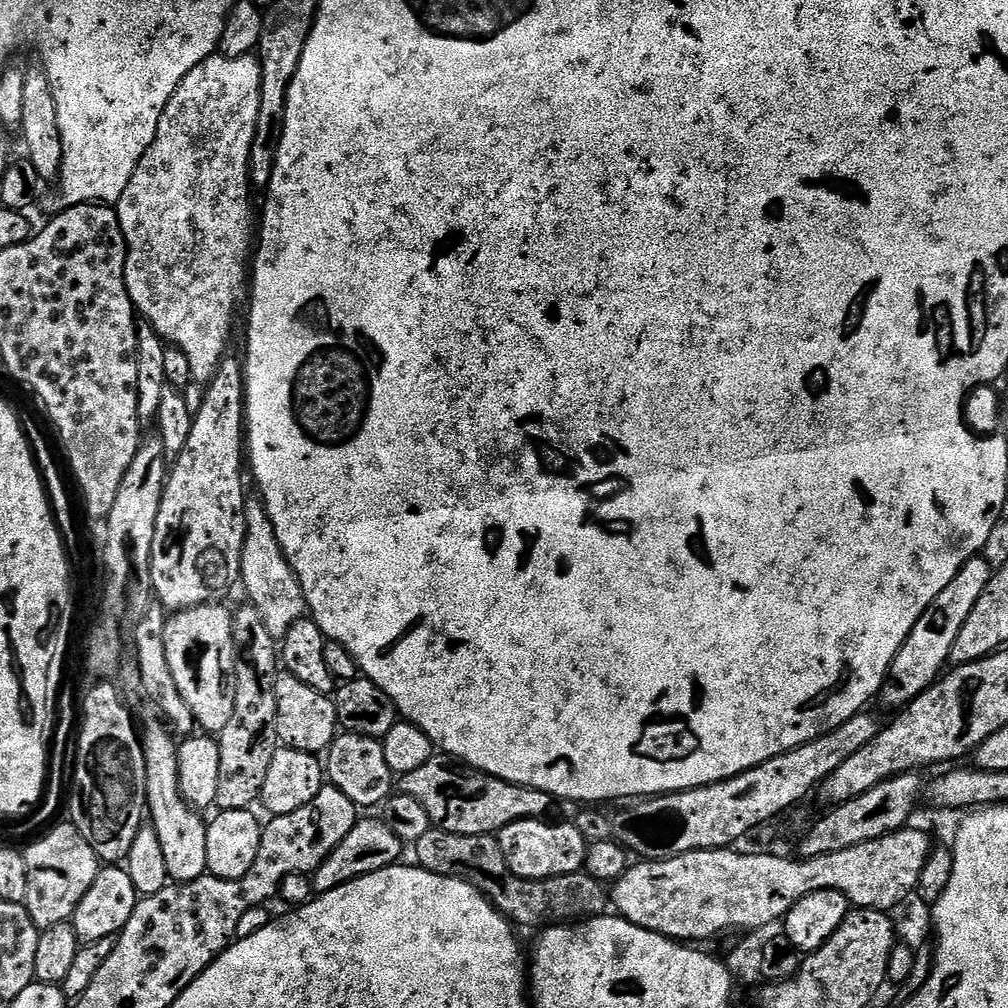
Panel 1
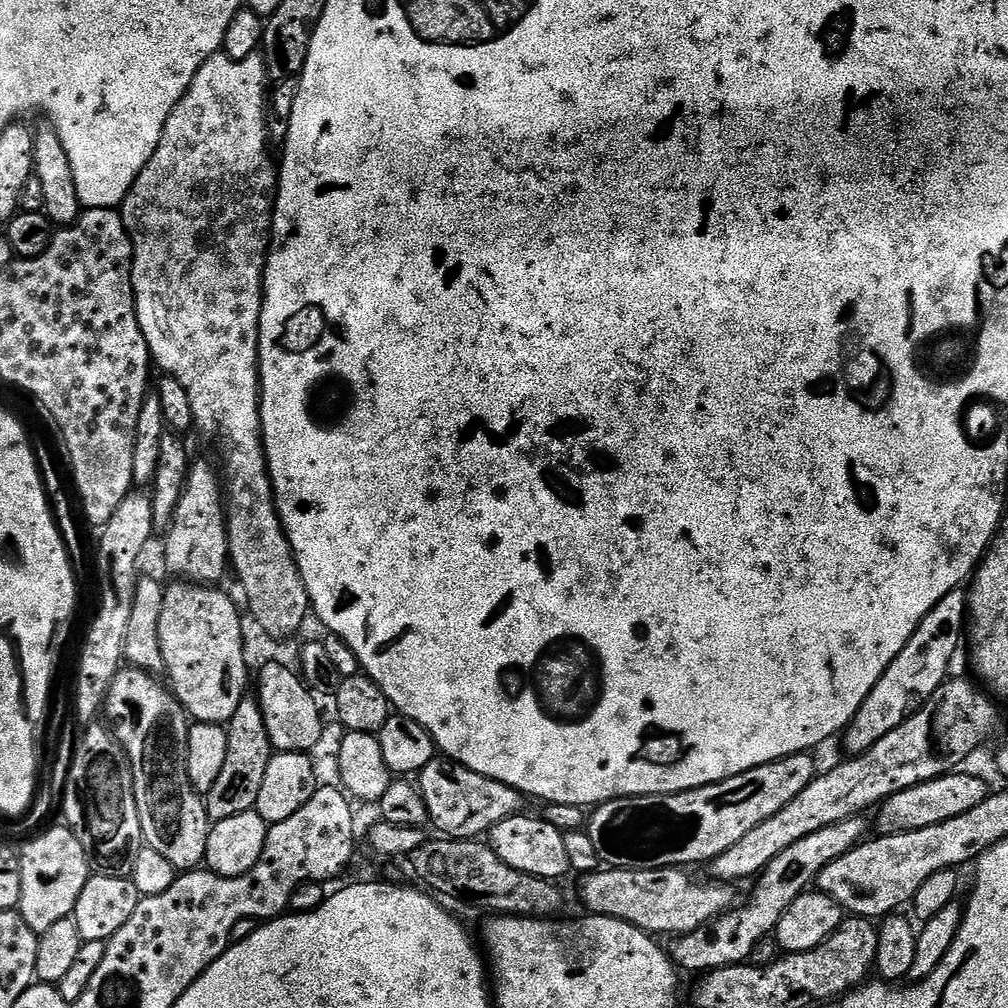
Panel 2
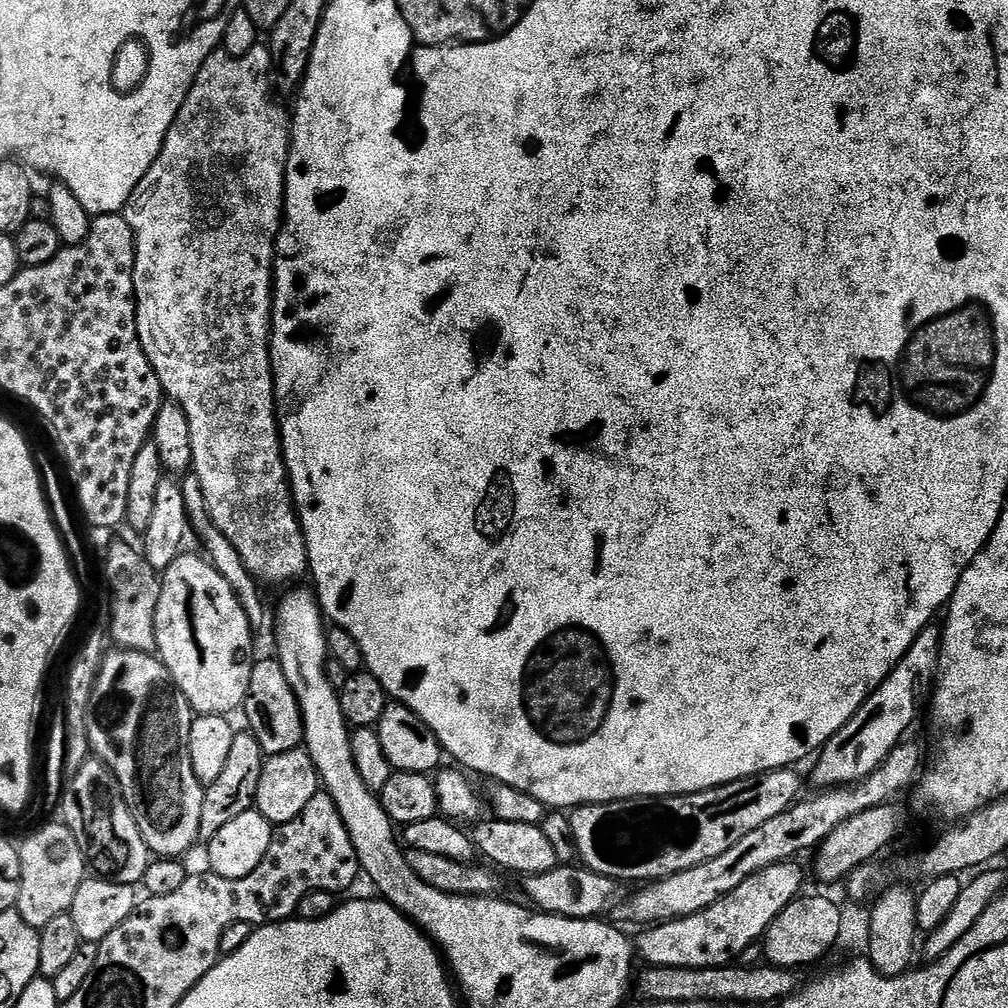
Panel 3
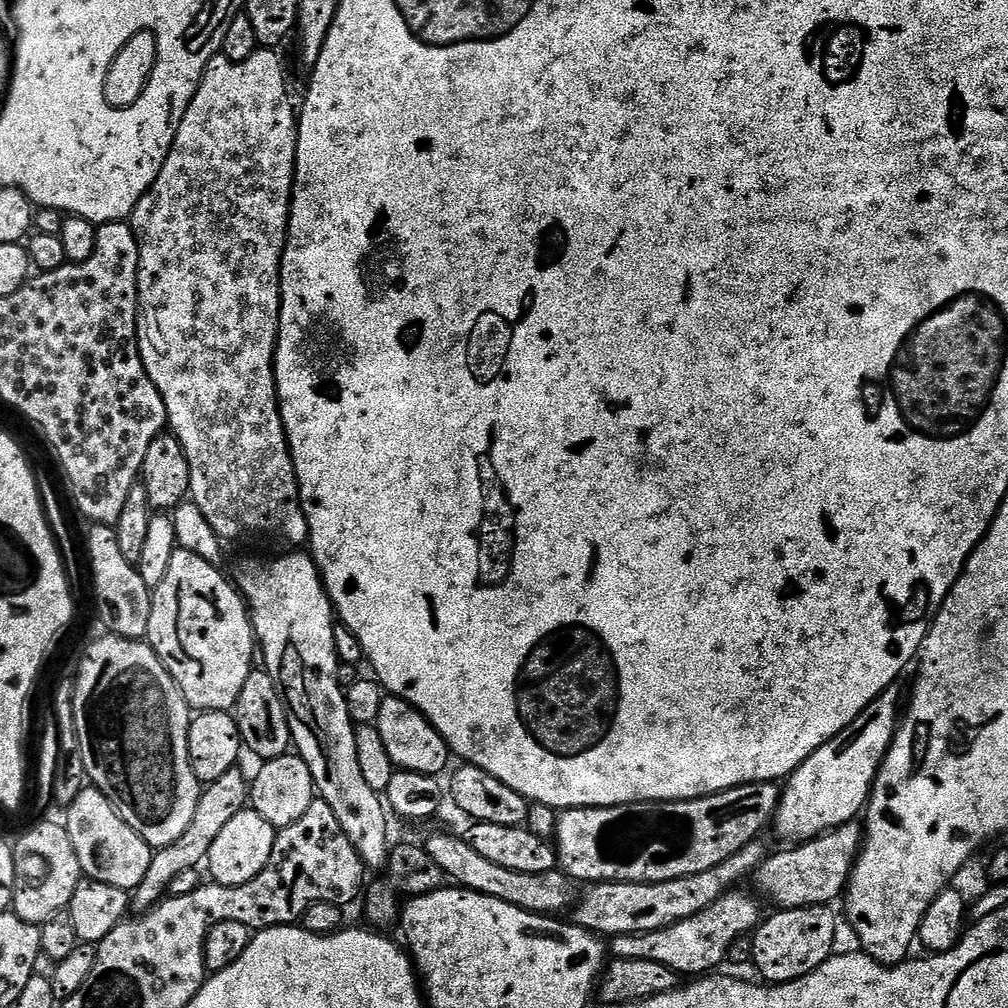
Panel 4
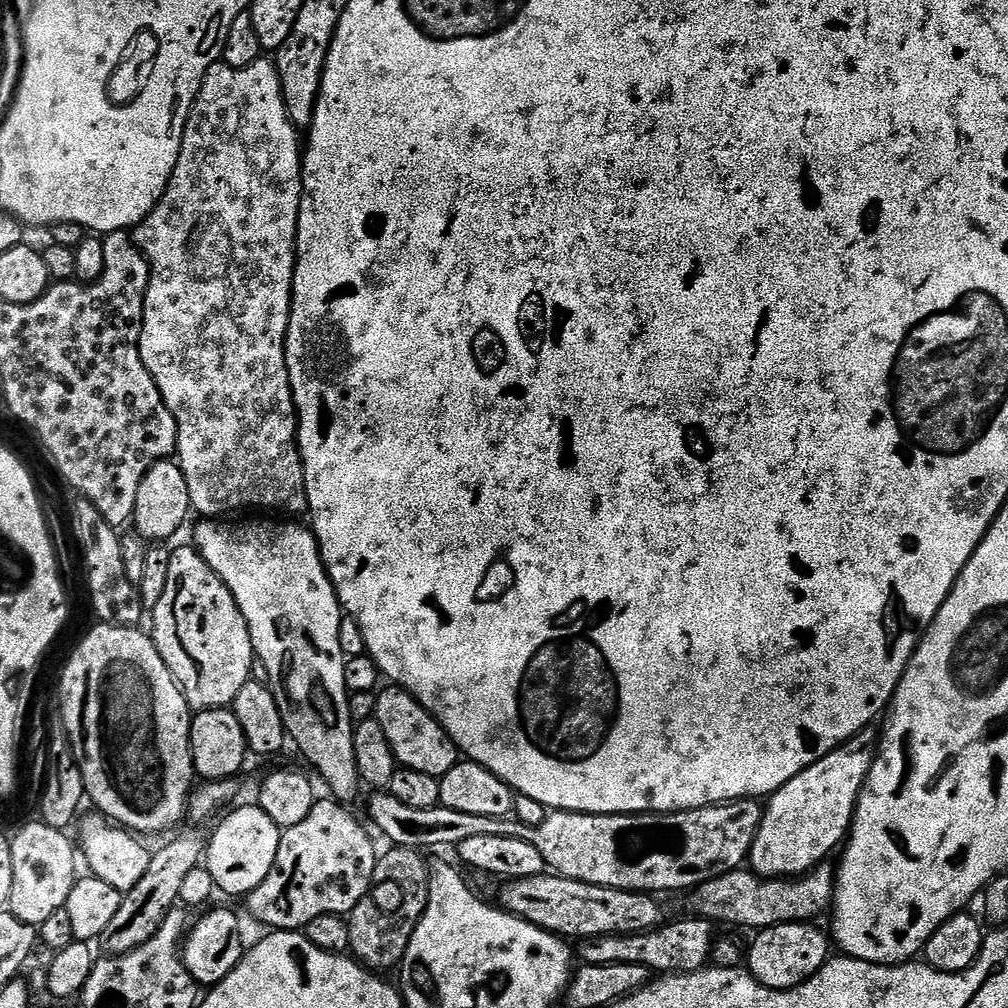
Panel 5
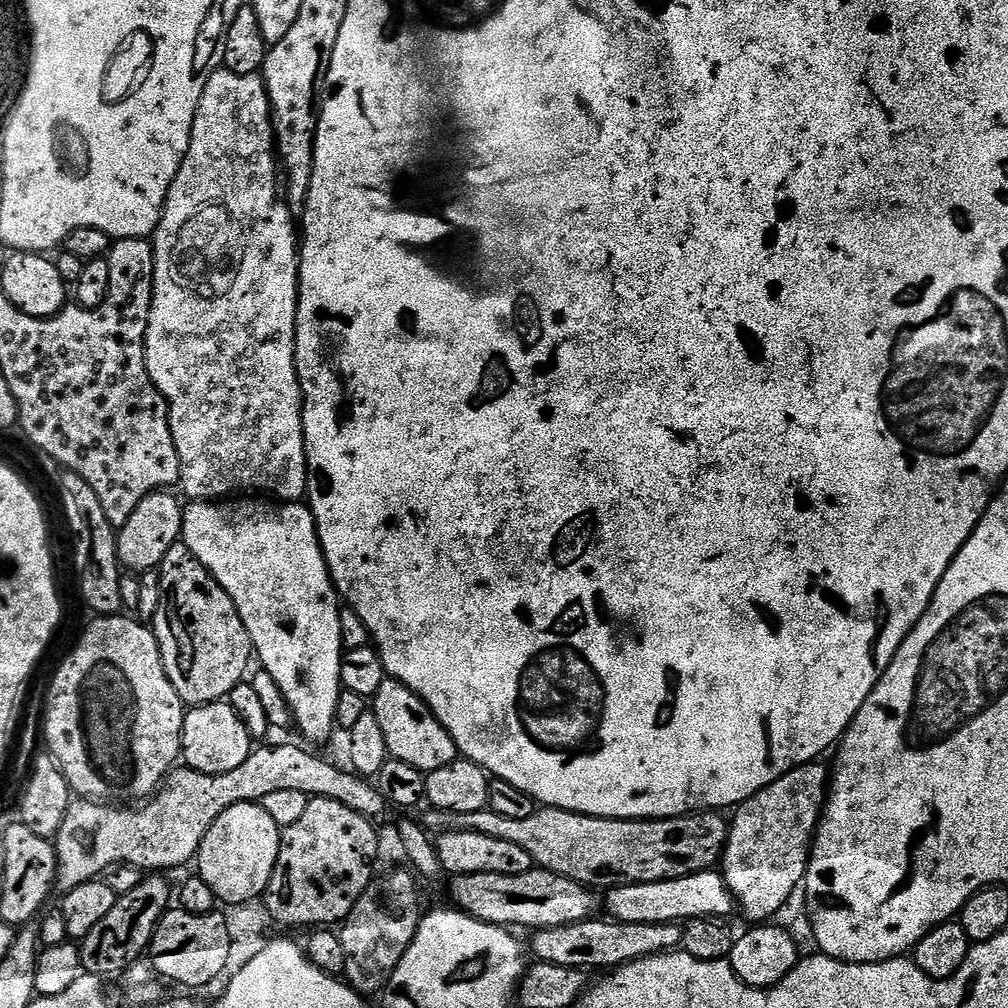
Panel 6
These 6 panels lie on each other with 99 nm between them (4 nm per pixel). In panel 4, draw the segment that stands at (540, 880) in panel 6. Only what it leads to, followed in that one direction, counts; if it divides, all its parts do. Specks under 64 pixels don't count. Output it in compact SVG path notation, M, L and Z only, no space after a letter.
M760 838L751 840L746 846L742 846L742 850L738 850L738 854L730 854L726 862L718 862L714 870L702 870L702 874L690 874L686 878L653 884L627 884L617 880L589 883L585 887L588 889L579 893L574 905L574 923L588 932L611 938L662 930L674 922L694 918L698 910L706 910L706 906L718 902L718 898L733 891L739 885L736 884L739 880L744 880L747 876L749 879L755 873L756 867L770 854L770 848L762 841Z

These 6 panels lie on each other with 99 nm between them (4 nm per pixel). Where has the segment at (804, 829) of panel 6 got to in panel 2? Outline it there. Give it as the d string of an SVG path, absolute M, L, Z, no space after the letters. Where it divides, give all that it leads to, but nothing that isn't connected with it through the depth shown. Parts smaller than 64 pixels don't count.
M957 590L946 594L946 598L942 598L942 602L938 602L938 606L934 606L930 614L922 618L910 642L906 642L892 665L884 671L882 678L878 678L866 702L862 702L858 714L854 714L854 718L844 729L842 741L844 740L844 748L848 751L845 753L859 754L870 750L870 746L874 746L878 738L890 734L890 730L897 728L909 716L908 703L911 702L912 696L932 696L934 690L938 690L940 685L949 679L948 663L955 658L956 651L960 648L960 635L965 635L967 611L968 597L963 591Z

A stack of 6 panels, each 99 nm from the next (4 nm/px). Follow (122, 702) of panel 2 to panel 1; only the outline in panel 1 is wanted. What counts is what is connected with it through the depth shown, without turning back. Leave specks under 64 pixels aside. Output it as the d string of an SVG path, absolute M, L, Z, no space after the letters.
M152 720L142 728L142 743L146 758L146 816L157 831L159 845L166 862L169 881L185 884L197 880L208 872L206 862L206 834L208 825L205 817L191 804L184 801L178 782L178 740L167 723Z

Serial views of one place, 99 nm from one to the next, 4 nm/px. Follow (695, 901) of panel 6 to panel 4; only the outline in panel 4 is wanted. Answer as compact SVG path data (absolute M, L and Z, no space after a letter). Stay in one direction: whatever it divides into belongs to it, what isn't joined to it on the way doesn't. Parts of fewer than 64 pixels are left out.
M859 823L843 824L831 828L828 832L788 846L785 852L773 851L761 862L754 873L755 891L765 901L776 904L777 909L805 908L806 906L828 906L845 895L848 880L852 876L852 867L860 856L864 844L864 830Z

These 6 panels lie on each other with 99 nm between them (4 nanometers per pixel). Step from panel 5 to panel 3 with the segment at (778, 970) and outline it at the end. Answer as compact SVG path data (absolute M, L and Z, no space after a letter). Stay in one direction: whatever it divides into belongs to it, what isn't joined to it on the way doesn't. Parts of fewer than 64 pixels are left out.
M801 895L792 900L778 918L768 927L762 937L764 956L769 965L774 968L791 968L801 970L807 964L820 960L836 944L840 936L840 927L844 924L844 916L840 908L832 900L824 896Z

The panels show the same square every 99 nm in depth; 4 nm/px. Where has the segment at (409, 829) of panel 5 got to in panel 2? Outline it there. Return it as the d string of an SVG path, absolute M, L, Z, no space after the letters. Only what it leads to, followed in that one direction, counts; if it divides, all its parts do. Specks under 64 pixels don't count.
M799 752L781 760L746 770L734 778L726 778L717 784L707 784L704 788L692 788L689 792L678 792L671 796L623 796L620 800L608 800L599 805L596 812L587 817L586 831L594 850L598 852L601 865L610 868L633 868L634 870L658 870L659 868L678 868L707 865L718 854L730 850L734 842L739 842L754 826L774 818L786 802L794 802L806 786L818 774L815 755Z

